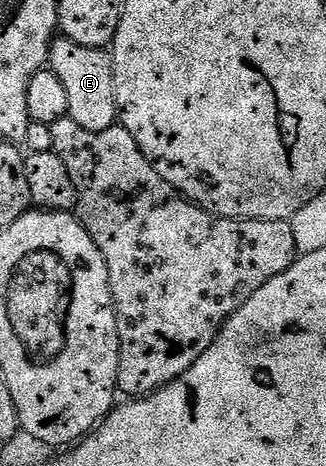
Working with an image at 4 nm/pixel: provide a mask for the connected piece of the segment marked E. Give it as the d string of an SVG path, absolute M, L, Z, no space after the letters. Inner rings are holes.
M62 37L56 38L51 45L49 70L61 80L69 101L68 116L77 121L81 129L101 133L101 129L116 126L119 110L115 104L113 65L106 50L77 45L77 41L69 41Z

